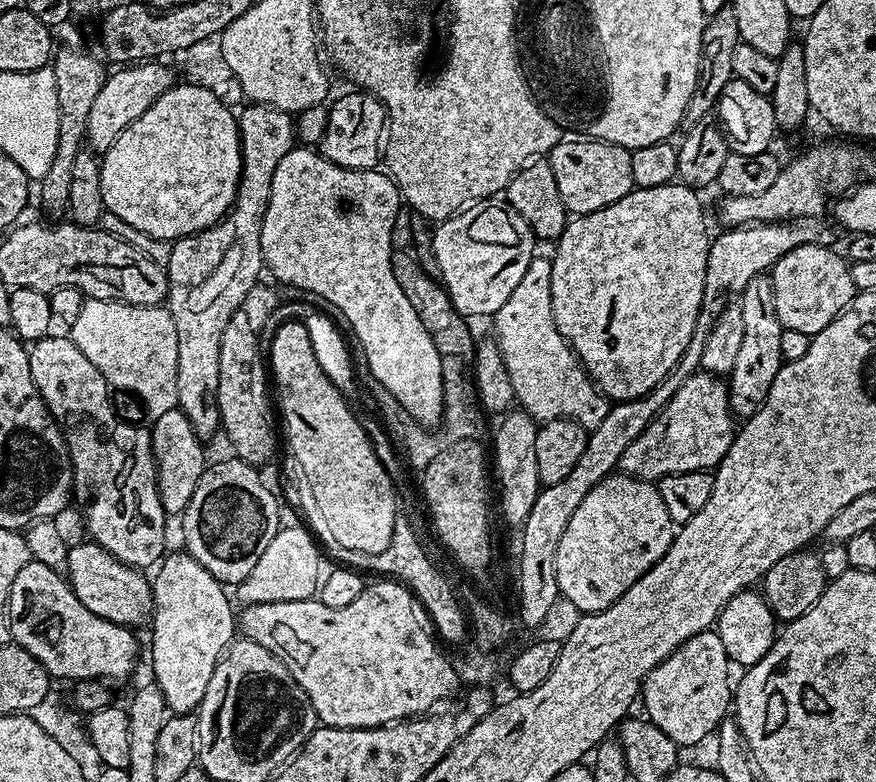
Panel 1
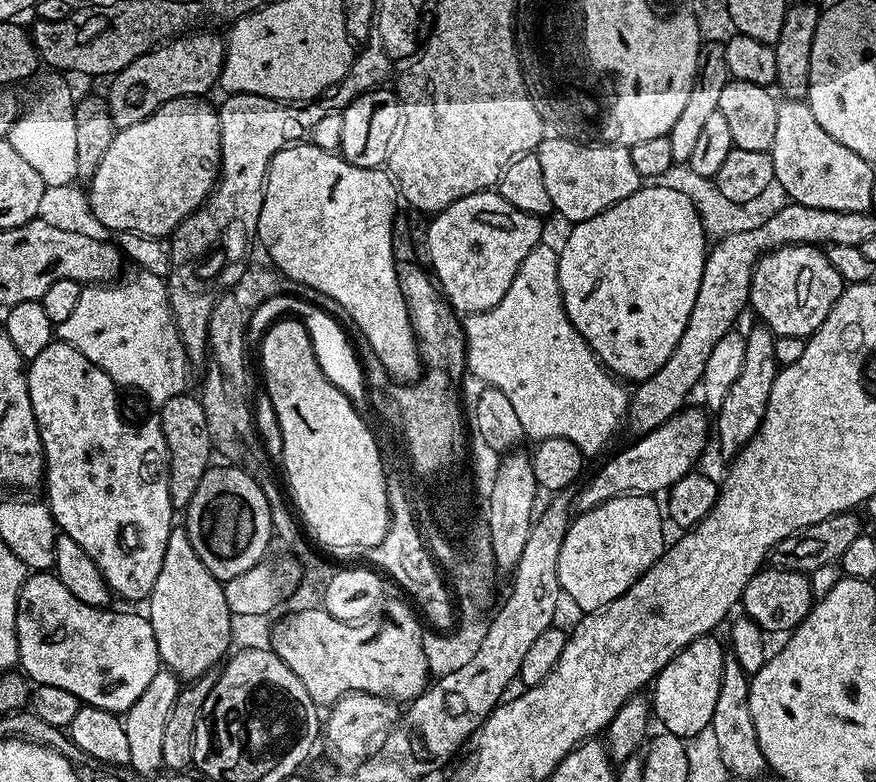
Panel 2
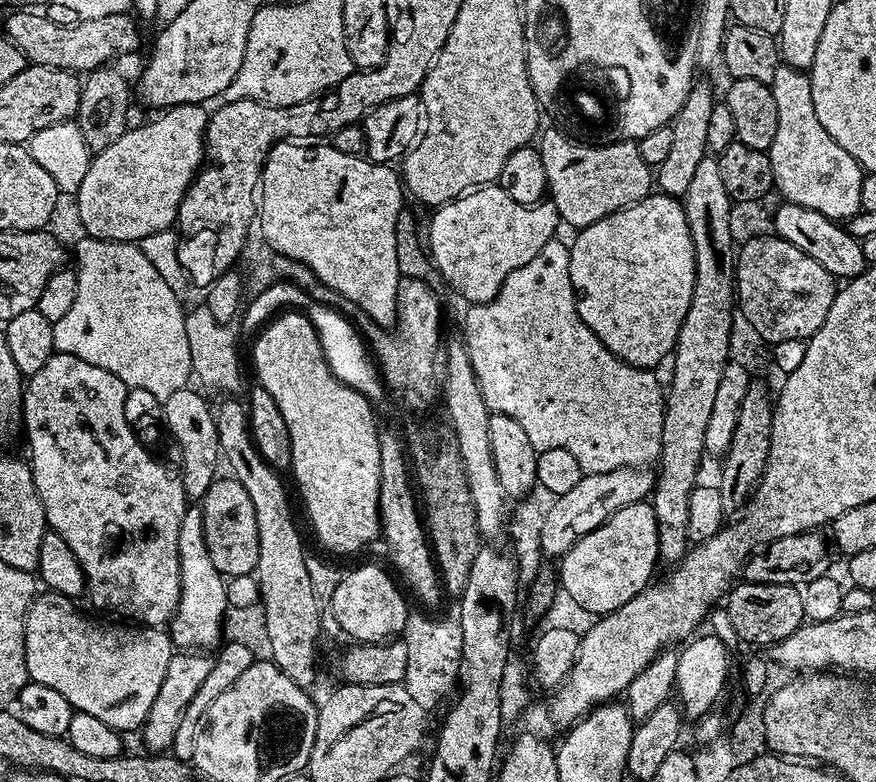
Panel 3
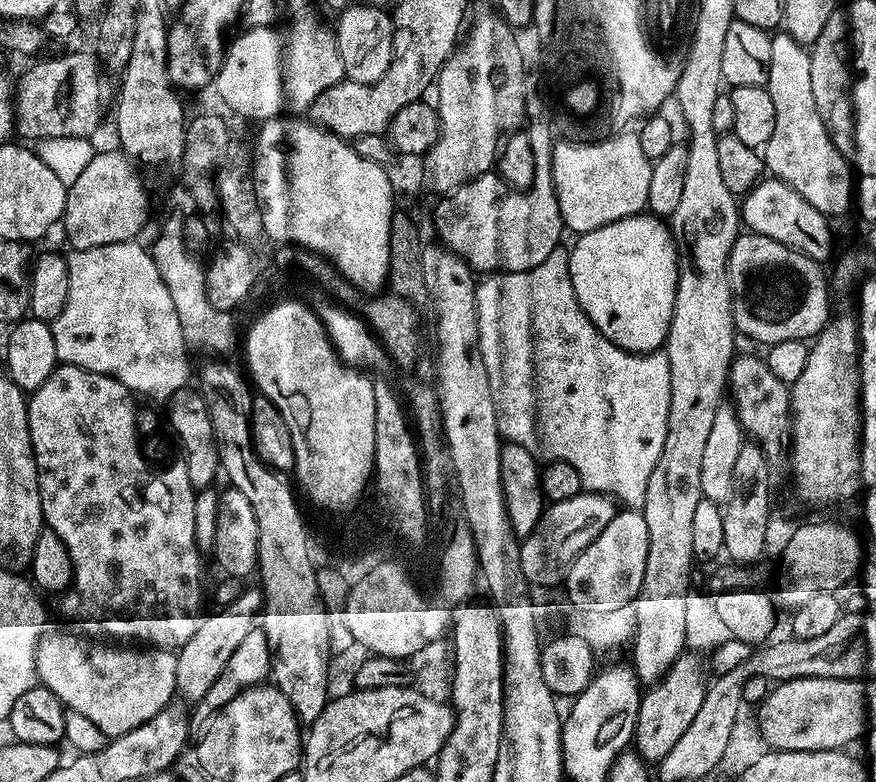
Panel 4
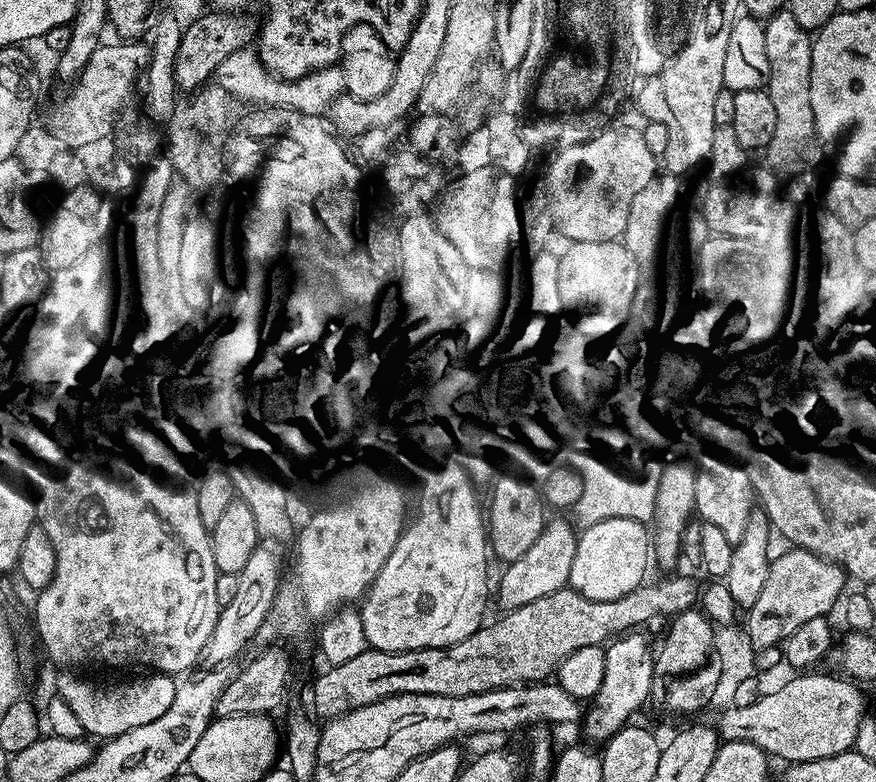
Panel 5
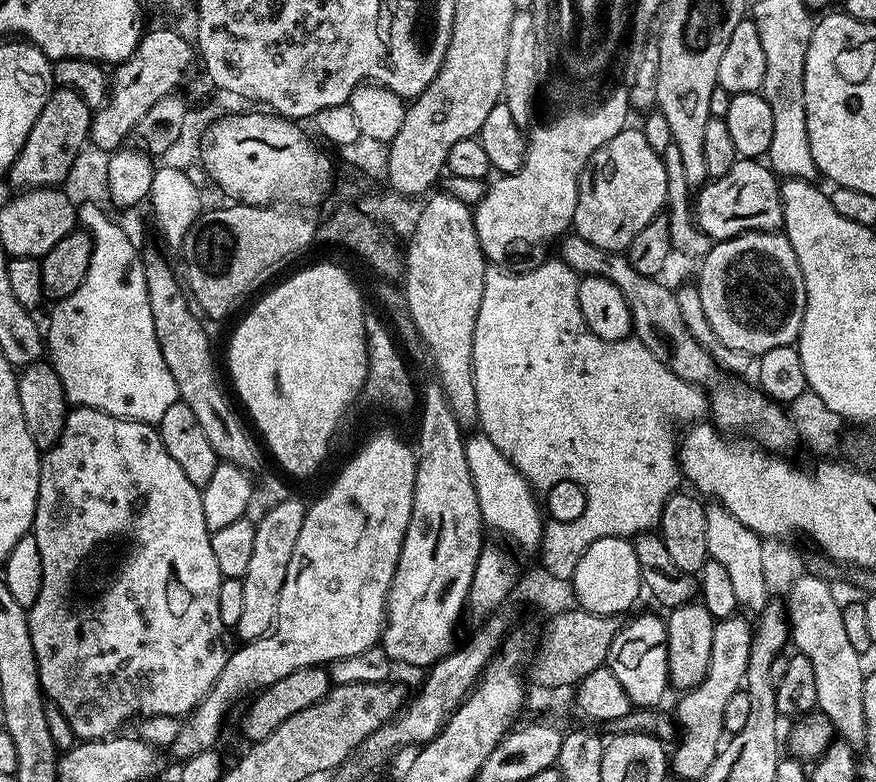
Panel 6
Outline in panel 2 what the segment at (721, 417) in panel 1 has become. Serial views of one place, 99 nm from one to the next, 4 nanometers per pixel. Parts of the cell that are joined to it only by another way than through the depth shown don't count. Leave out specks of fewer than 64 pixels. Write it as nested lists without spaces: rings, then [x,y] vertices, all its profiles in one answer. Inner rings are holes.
[[[693,406],[685,407],[674,418],[667,420],[658,430],[647,432],[645,436],[633,439],[629,448],[612,456],[596,472],[596,477],[580,492],[574,504],[580,512],[589,512],[615,496],[625,494],[660,494],[667,493],[678,478],[697,467],[696,459],[704,452],[710,440],[710,420]]]

